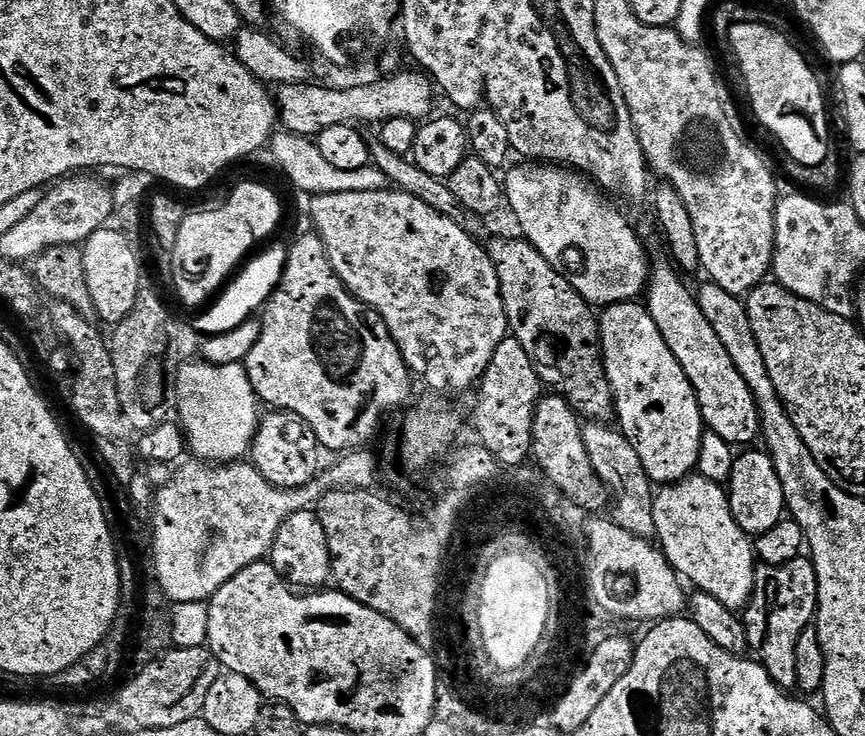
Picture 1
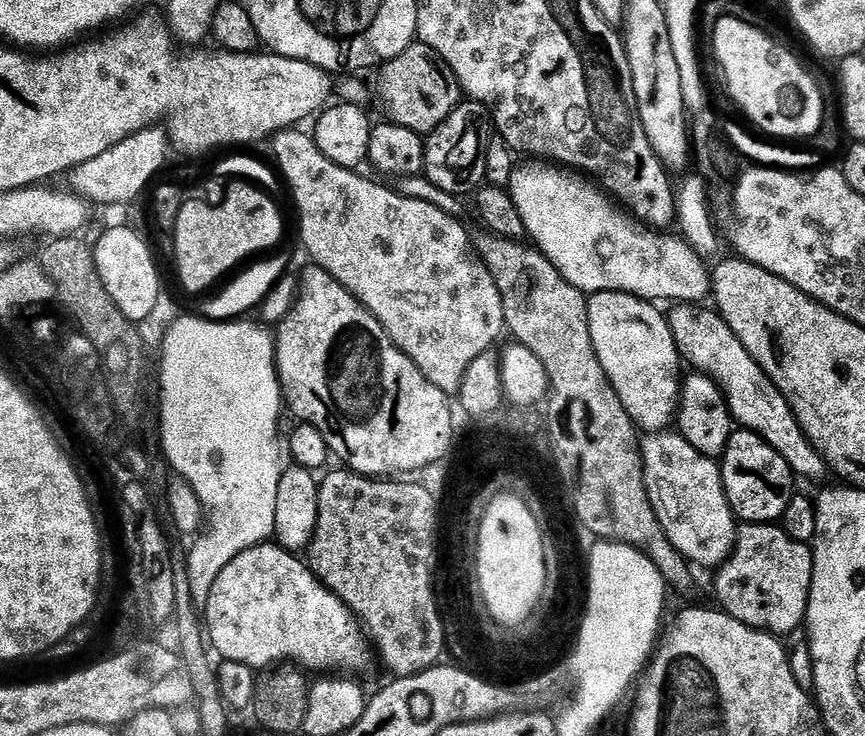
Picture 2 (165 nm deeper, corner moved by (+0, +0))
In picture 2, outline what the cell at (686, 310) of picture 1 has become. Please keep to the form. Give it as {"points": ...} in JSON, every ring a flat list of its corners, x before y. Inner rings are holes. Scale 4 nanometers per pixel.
{"points":[[677,303,667,313,668,325,674,334,674,342,685,365,693,364,695,371,708,376,718,385,728,400,732,419,741,429,757,432,791,466,793,473,801,481,820,480,826,473,824,459,818,450,808,441,804,425,798,423,786,398,770,382,770,378,754,362,752,355,742,346,740,339,730,330,730,326,711,307,699,303],[804,479,804,480,803,480]]}

